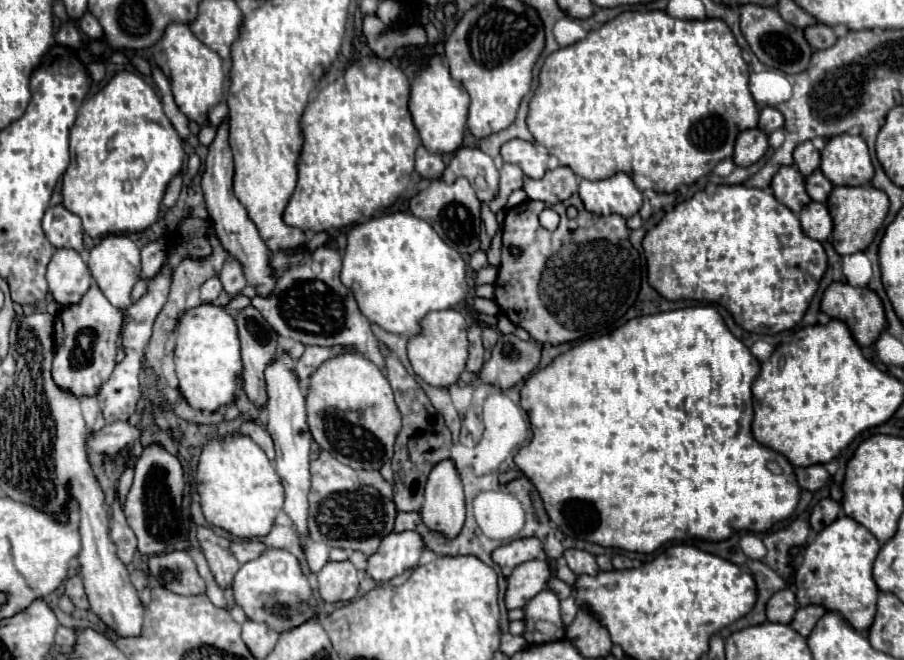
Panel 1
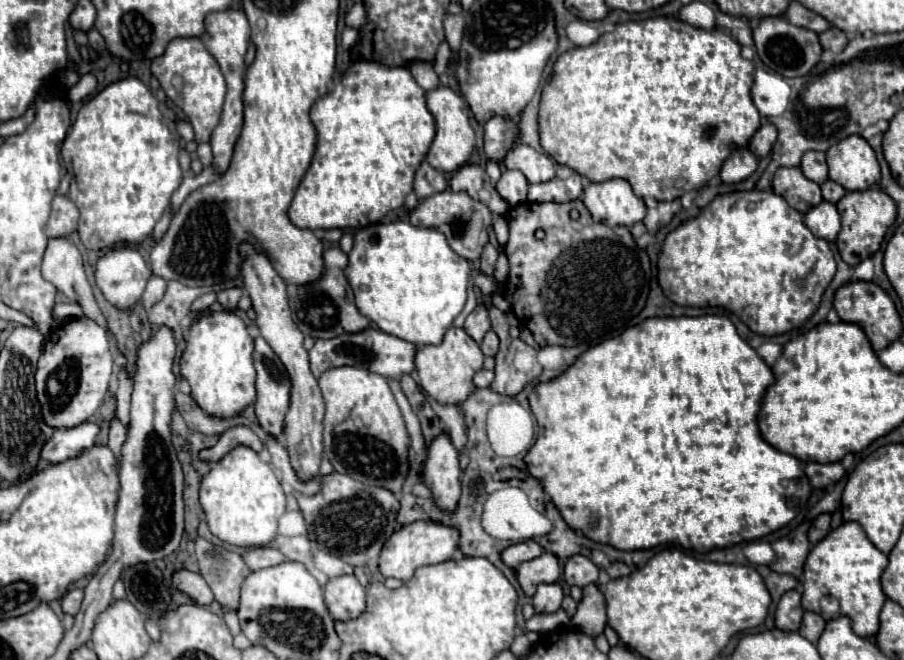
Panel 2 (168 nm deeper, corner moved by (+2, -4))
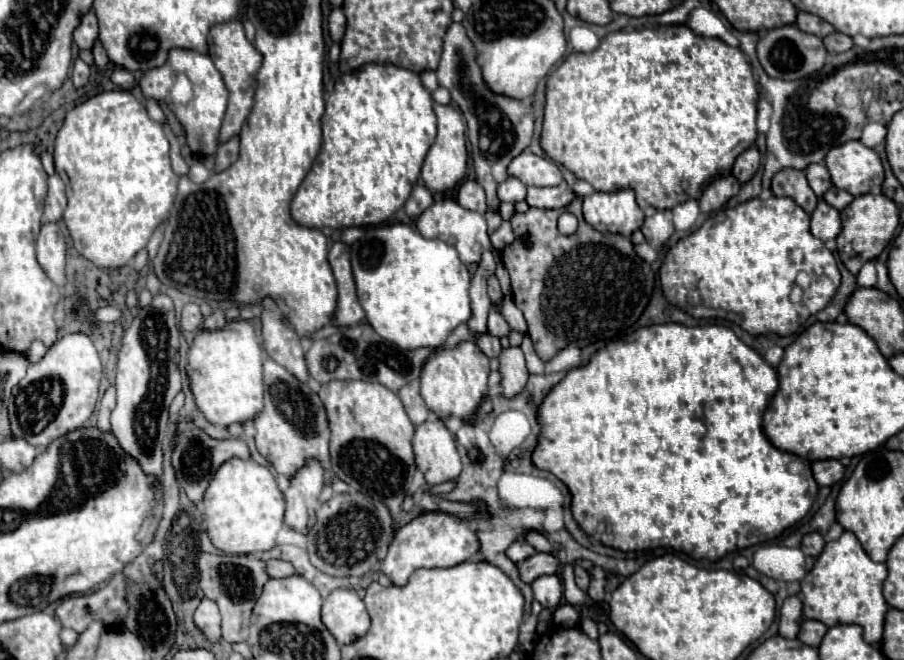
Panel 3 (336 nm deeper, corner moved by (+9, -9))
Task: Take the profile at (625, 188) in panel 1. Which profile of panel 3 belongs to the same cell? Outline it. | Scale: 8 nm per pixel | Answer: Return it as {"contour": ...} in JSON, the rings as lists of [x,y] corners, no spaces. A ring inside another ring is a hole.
{"contour":[[[631,188],[615,190],[615,192],[593,192],[583,198],[583,216],[585,220],[599,232],[615,232],[623,236],[631,236],[643,222],[643,210],[635,202],[635,192]]]}

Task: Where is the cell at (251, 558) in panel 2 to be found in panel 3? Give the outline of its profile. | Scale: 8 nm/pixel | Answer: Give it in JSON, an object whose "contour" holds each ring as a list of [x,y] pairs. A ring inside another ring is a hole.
{"contour":[[[267,560],[265,564],[267,564],[267,574],[271,578],[285,578],[285,576],[295,574],[293,566],[289,562],[285,562],[285,560]]]}

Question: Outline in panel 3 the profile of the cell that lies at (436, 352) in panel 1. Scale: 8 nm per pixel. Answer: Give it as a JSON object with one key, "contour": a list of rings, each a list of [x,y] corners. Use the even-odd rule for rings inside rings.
{"contour":[[[473,340],[459,342],[455,348],[441,348],[433,352],[433,358],[425,362],[421,370],[421,396],[429,410],[441,418],[451,414],[471,420],[479,404],[483,402],[483,394],[487,390],[489,376],[489,358],[477,348]]]}

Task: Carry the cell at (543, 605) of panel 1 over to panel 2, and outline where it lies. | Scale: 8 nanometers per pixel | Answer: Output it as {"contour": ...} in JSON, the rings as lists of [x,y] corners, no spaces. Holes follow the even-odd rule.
{"contour":[[[542,583],[532,597],[536,613],[554,613],[560,609],[564,599],[564,589],[560,583]]]}

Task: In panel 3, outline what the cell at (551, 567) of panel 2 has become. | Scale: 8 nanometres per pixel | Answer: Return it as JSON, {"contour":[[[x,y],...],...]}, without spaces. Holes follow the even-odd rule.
{"contour":[[[537,552],[535,556],[531,556],[531,558],[527,558],[525,562],[519,564],[519,576],[525,584],[531,584],[533,580],[537,580],[543,574],[557,574],[559,564],[561,562],[555,556]]]}

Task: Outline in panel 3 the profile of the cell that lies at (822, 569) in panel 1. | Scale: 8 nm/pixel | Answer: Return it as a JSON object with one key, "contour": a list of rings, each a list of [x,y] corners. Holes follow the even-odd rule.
{"contour":[[[843,532],[837,542],[825,544],[825,550],[819,554],[809,574],[801,580],[803,616],[825,622],[827,626],[859,624],[865,634],[865,642],[879,644],[887,612],[887,602],[883,598],[885,578],[887,566],[873,562],[853,532]]]}

